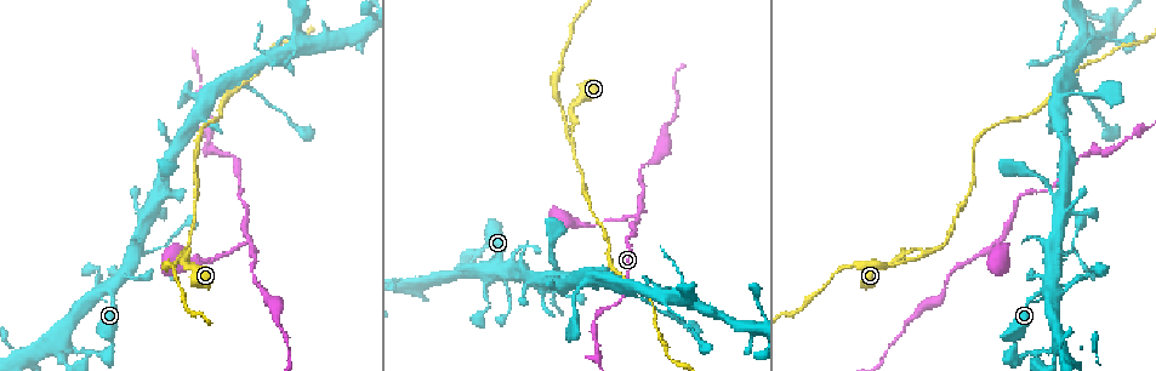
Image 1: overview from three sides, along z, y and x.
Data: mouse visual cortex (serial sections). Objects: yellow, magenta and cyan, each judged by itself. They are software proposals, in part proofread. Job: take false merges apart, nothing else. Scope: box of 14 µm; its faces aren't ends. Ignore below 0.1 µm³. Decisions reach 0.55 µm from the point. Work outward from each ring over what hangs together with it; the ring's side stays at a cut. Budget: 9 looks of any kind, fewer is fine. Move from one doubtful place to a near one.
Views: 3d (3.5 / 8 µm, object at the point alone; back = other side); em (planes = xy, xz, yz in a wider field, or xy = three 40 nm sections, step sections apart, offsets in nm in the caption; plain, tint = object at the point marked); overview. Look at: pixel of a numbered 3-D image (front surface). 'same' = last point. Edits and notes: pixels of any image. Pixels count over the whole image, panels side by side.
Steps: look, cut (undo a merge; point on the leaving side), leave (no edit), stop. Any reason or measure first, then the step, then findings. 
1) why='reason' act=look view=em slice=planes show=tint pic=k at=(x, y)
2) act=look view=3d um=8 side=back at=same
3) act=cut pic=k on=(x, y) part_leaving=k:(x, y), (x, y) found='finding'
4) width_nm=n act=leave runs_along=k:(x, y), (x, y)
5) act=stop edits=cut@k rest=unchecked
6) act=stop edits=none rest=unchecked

why='sharp bend' act=look view=3d um=3.5 pic=1 at=(638, 217)

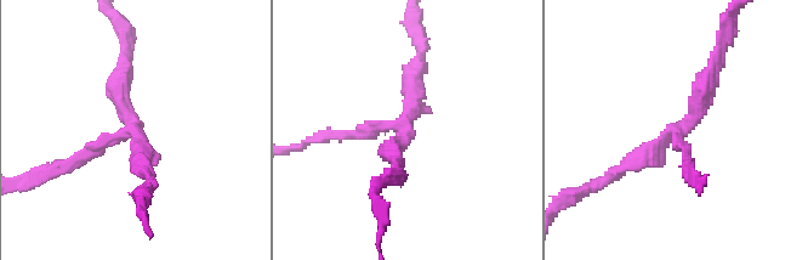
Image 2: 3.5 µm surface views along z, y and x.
arms=3 arm_widths_nm=150,200,250 act=look view=em slice=xy step=5 show=tint pic=2 at=(406, 129)

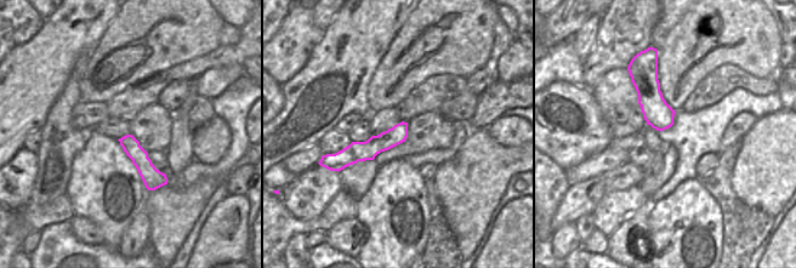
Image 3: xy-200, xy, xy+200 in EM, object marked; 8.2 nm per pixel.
act=look view=em slice=xy step=1 show=tint at=same

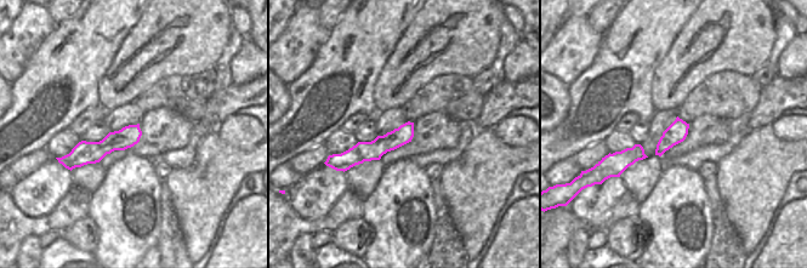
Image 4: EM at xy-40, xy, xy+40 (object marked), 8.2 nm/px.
width_nm=160 act=leave runs_along=2:(126, 64), (134, 128), (63, 165) found='all the same cell'

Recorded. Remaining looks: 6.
act=look view=3d um=3.5 side=back pic=1 at=(1013, 343)

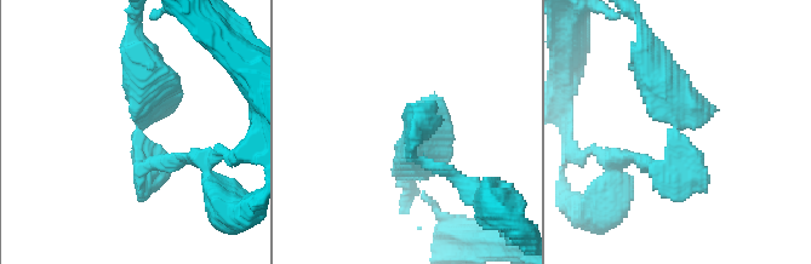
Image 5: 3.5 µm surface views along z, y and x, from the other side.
why='shape alone is not enough' act=look view=em slice=xy step=1 show=tint pic=5 at=(136, 131)

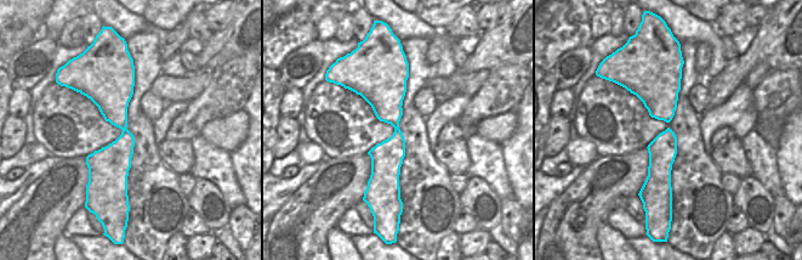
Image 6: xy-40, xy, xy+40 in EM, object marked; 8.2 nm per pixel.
act=leave runs_along=5:(143, 68), (140, 168), (159, 165) found='all the same cell'

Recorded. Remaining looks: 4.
why='narrows sharply' act=look view=3d um=8 pic=1 at=(440, 278)

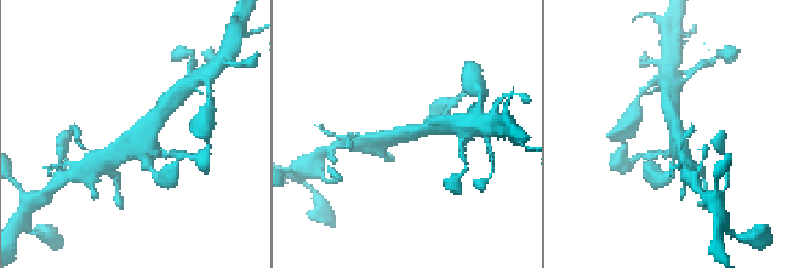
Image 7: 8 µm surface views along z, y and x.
why='shape alone is not enough' act=look view=em slice=xy step=5 show=tint pic=7 at=(407, 132)

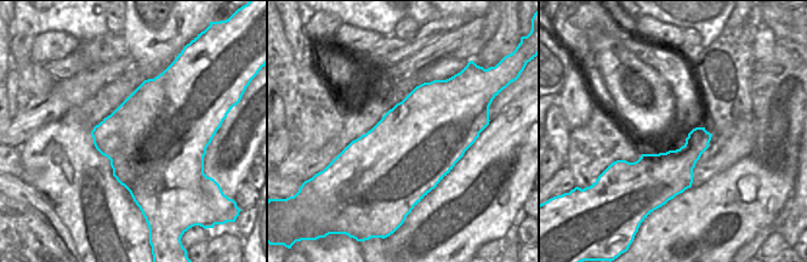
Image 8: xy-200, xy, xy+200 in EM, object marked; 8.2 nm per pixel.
act=leave runs_along=7:(160, 114), (131, 146), (107, 158) found='all the same cell'

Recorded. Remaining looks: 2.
act=look view=3d um=3.5 pic=1 at=(239, 171)

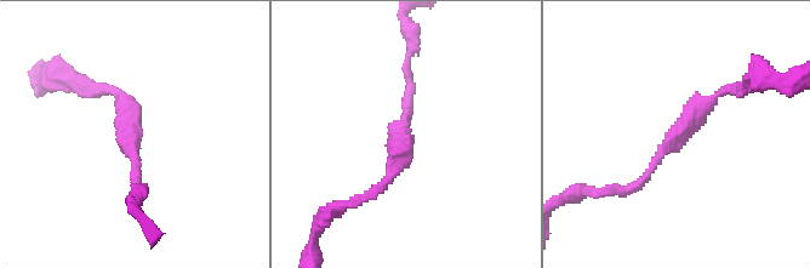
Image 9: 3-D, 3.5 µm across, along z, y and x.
arm_widths_nm=150,200 why='now the EM' act=look view=em slice=planes show=tint pic=9 at=(673, 142)

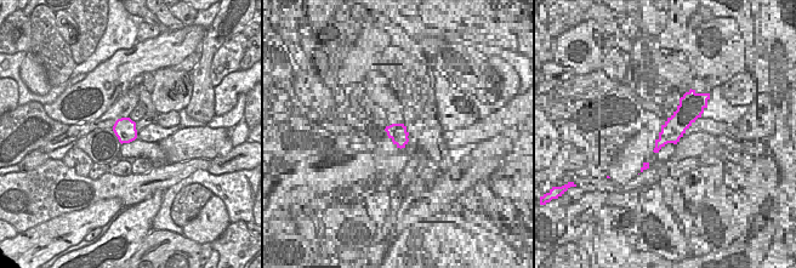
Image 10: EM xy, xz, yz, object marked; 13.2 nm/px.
act=leave runs_along=9:(610, 188), (634, 188), (728, 91) found='continuous, no second cell'

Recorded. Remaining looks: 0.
act=stop edits=none rest=unchecked

